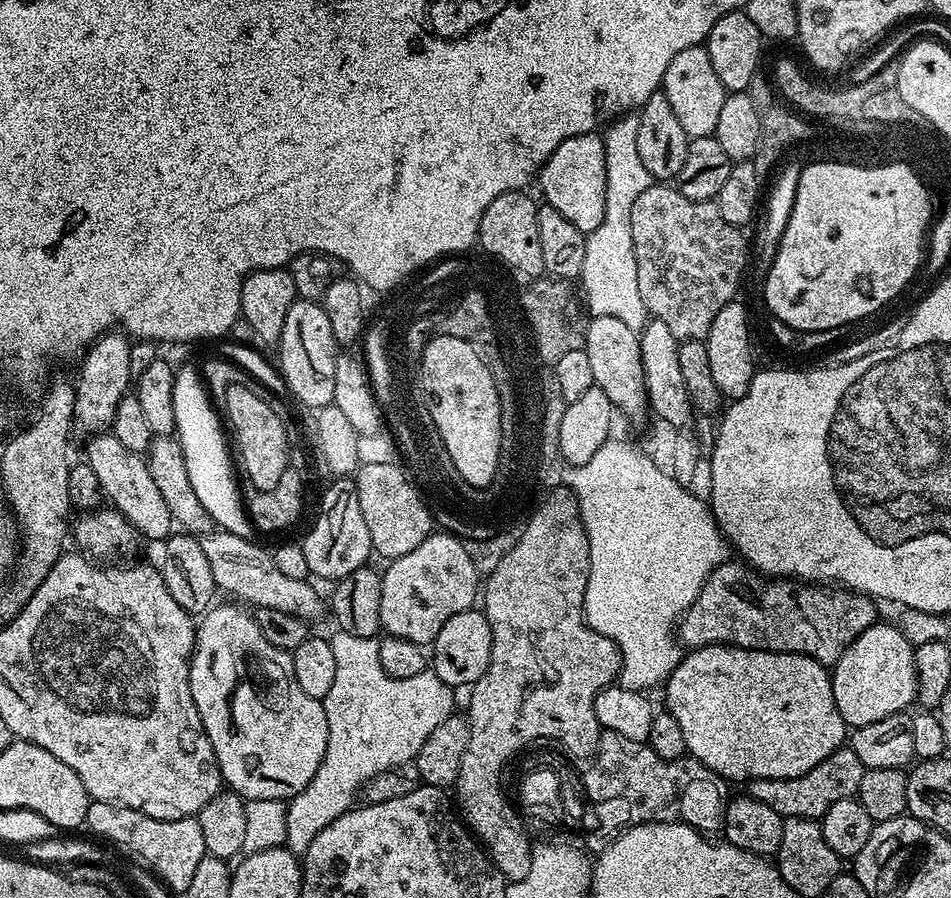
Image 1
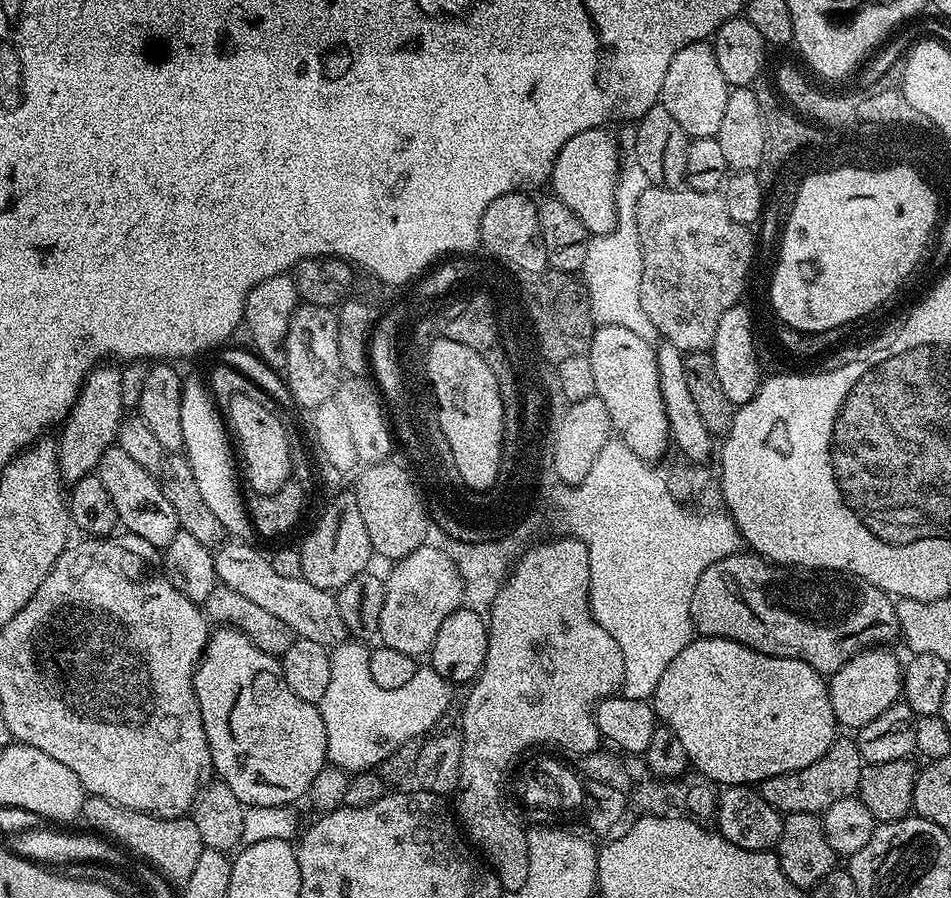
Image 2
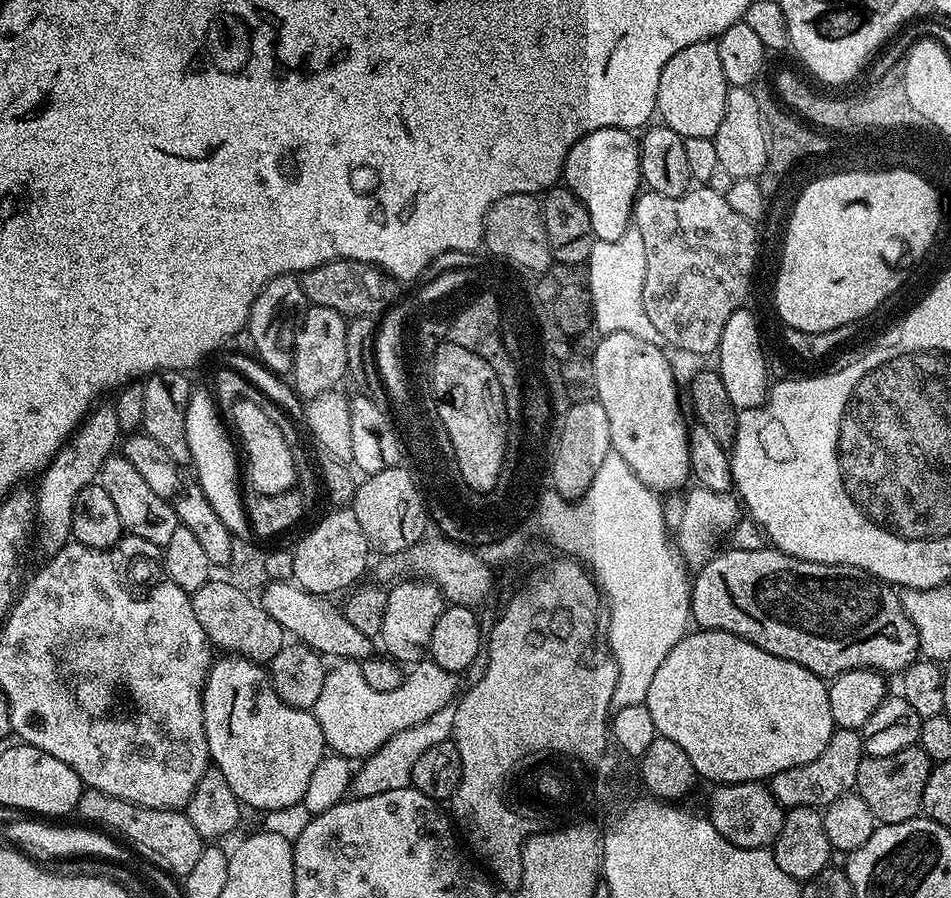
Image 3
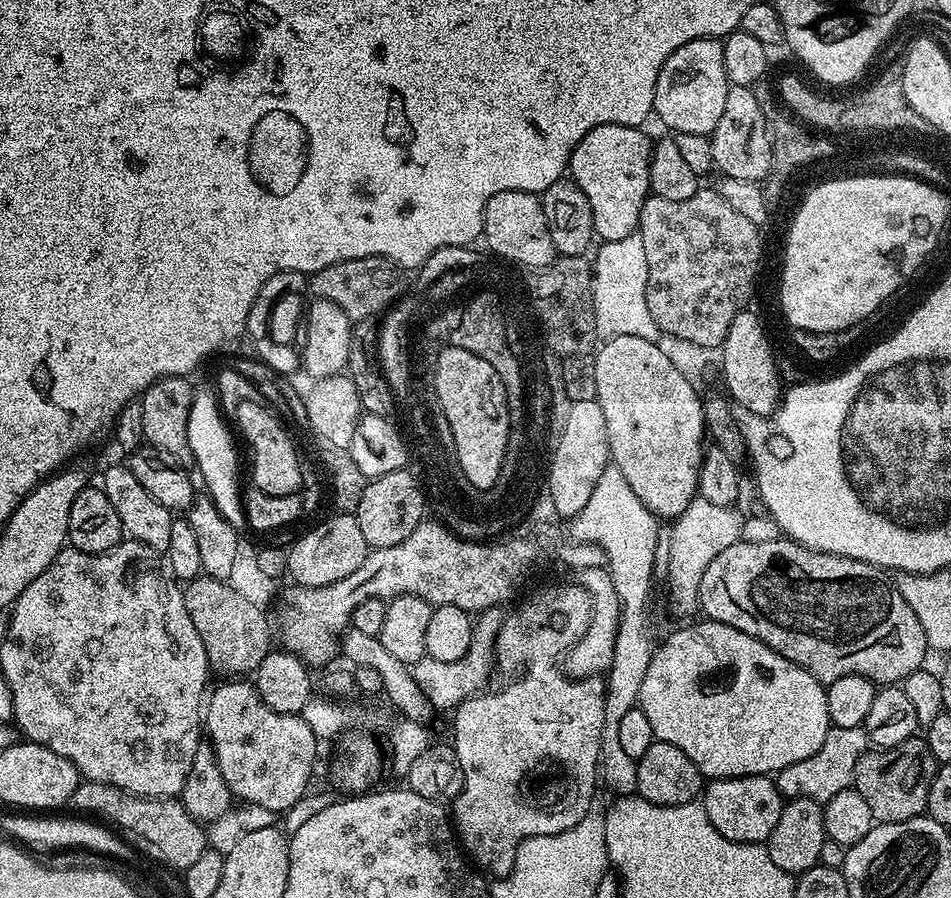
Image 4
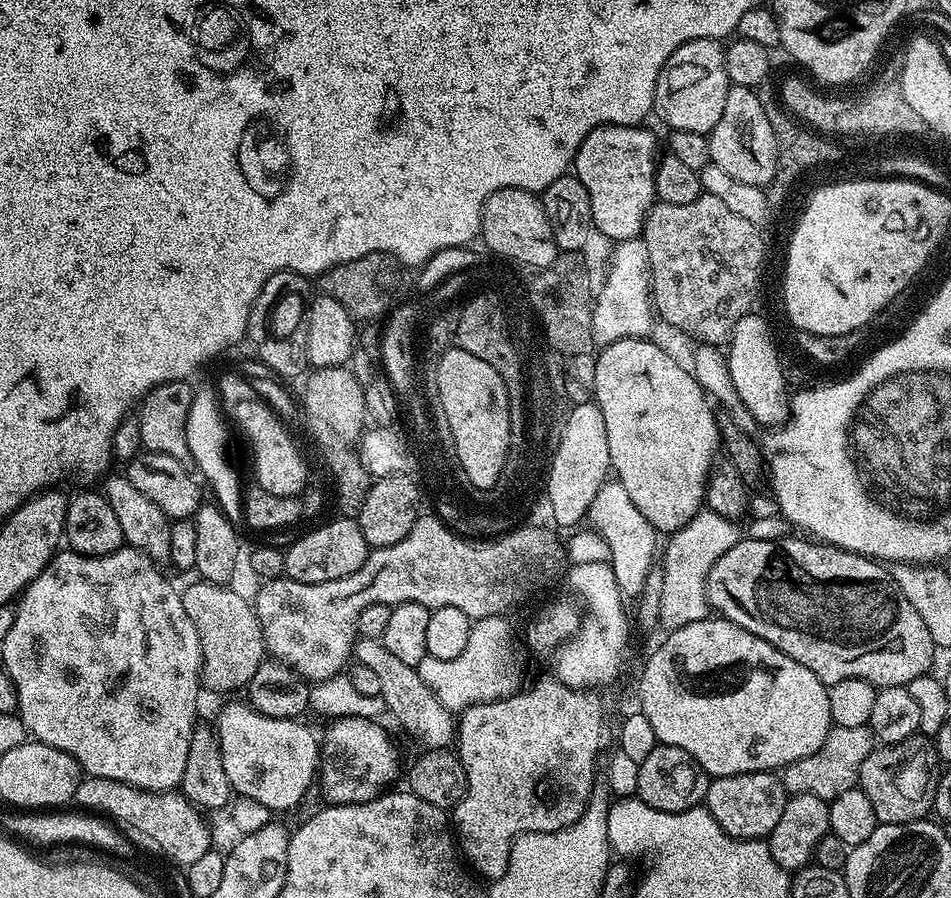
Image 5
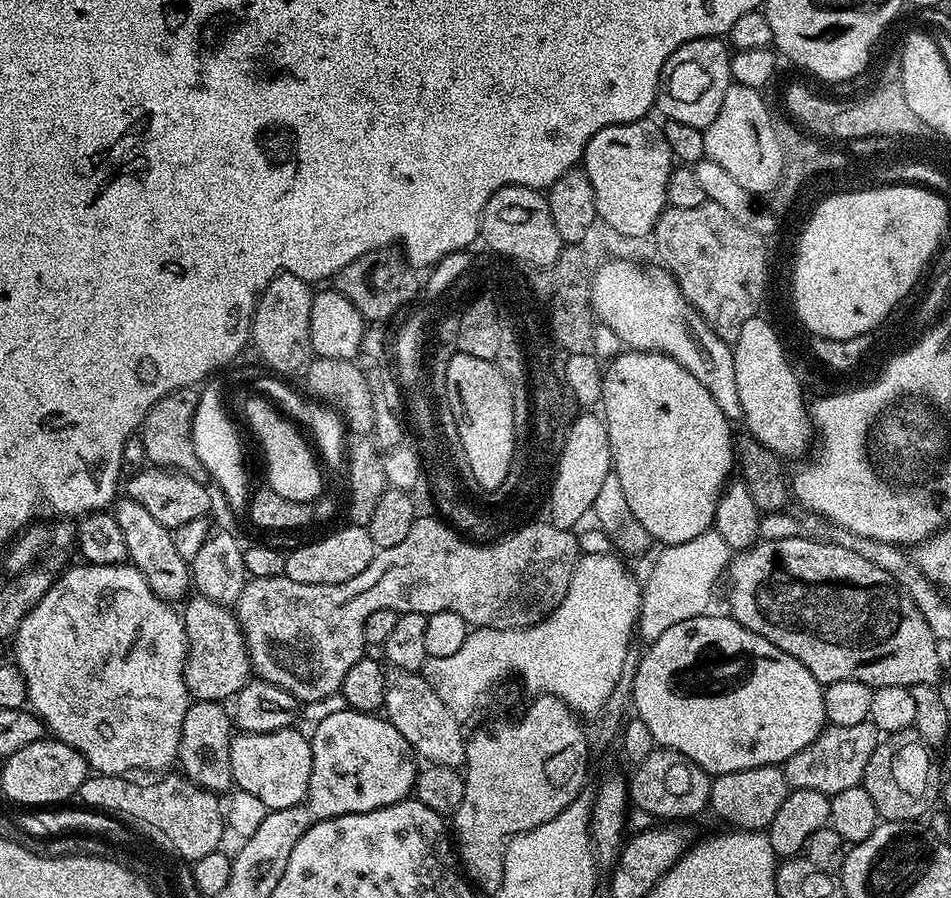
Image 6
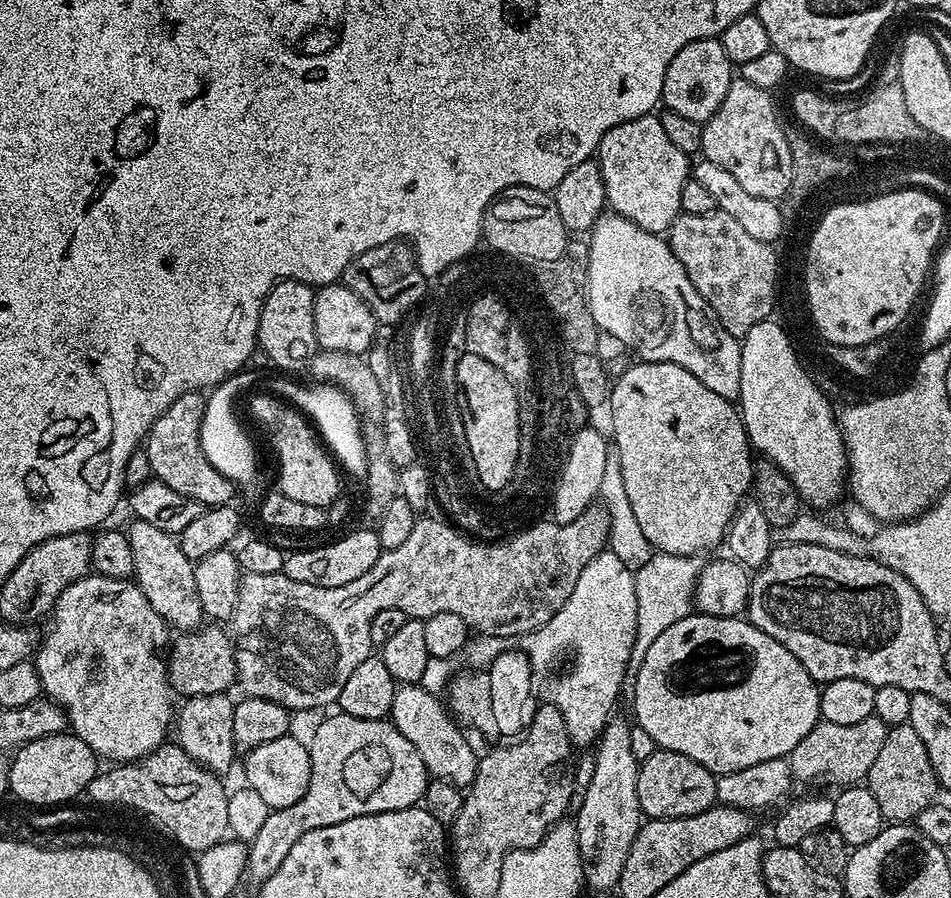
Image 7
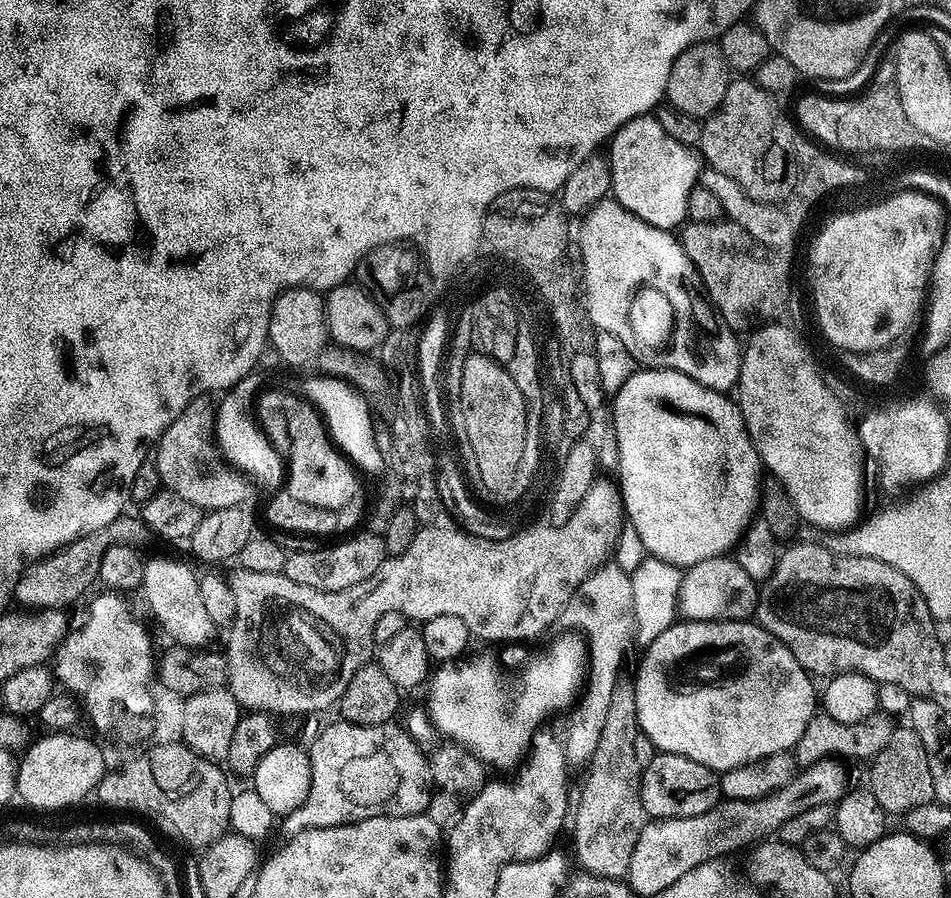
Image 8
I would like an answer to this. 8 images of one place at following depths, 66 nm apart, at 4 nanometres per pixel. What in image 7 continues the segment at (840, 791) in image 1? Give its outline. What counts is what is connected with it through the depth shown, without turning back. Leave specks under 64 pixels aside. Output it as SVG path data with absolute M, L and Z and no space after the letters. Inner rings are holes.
M875 715L862 718L855 726L838 726L835 722L821 720L786 759L797 781L812 780L823 772L837 772L841 785L852 786L867 777L870 766L874 766L874 758L878 758L878 750L882 750L882 742L886 742L888 730L889 725Z

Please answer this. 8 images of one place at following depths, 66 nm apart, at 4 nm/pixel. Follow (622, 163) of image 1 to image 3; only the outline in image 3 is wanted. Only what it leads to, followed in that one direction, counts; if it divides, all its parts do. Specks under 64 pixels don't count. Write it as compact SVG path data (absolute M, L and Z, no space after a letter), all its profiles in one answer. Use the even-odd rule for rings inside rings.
M630 226L614 242L596 240L592 245L586 261L586 281L592 299L592 322L597 333L609 336L615 332L635 334L651 344L664 344L662 334L650 322L646 315L646 306L642 306L642 282L646 278L646 246L642 246L642 234L634 226Z

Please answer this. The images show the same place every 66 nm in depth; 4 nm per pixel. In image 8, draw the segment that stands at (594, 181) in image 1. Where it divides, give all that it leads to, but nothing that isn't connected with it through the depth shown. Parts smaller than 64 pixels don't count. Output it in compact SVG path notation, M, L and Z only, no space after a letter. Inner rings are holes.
M652 114L635 116L623 124L612 137L611 148L611 195L615 200L650 226L667 232L679 229L688 220L688 199L690 190L698 187L701 157L689 145L670 138Z

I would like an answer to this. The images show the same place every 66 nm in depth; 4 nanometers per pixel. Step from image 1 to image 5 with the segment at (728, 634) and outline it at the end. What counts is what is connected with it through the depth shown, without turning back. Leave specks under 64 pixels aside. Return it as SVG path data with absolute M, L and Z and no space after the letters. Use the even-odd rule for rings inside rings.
M789 534L781 540L740 538L732 549L728 549L726 553L718 558L717 564L710 570L708 578L709 605L715 611L717 608L720 611L717 613L723 619L733 620L738 626L742 626L742 630L750 630L750 634L754 634L758 638L770 642L770 646L782 650L782 654L786 654L786 658L794 658L794 662L799 662L801 666L806 666L806 670L810 670L810 674L814 674L814 678L818 678L826 686L831 686L850 678L858 678L859 680L870 682L877 690L881 688L899 688L914 682L914 678L922 678L929 675L933 671L932 652L934 652L931 636L927 633L926 625L922 622L921 615L910 606L910 603L903 597L901 590L888 576L885 565L867 556L859 556L857 552L847 552L845 548L835 548L832 544L817 542L812 538L795 540L794 536Z

